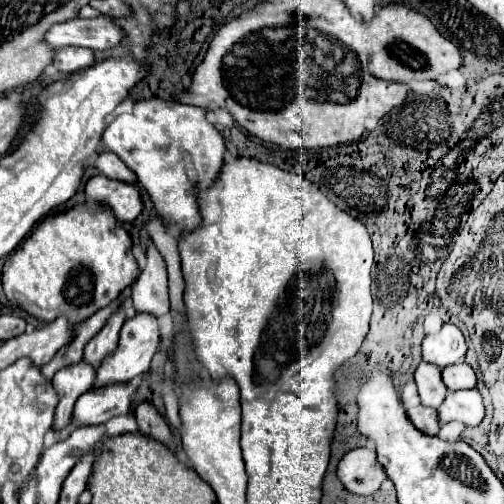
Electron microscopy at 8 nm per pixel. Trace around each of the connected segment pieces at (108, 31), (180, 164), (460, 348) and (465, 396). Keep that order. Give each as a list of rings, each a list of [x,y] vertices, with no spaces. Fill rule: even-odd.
[[[105,15],[95,17],[95,19],[75,17],[69,21],[57,23],[43,37],[43,41],[53,49],[77,45],[77,47],[99,49],[99,51],[109,51],[117,47],[121,39],[123,39],[121,31]]]
[[[159,97],[137,101],[131,113],[117,115],[111,121],[103,133],[103,145],[105,151],[117,153],[137,173],[159,215],[175,225],[179,233],[193,231],[199,225],[195,189],[205,189],[215,181],[225,153],[223,137],[205,119],[205,109]]]
[[[451,323],[443,325],[439,333],[427,335],[423,341],[423,361],[439,365],[441,369],[463,361],[465,353],[467,353],[465,337],[461,329]]]
[[[477,389],[469,391],[451,391],[443,405],[439,407],[439,421],[449,423],[449,421],[461,421],[463,425],[477,427],[485,417],[485,405],[483,397]]]

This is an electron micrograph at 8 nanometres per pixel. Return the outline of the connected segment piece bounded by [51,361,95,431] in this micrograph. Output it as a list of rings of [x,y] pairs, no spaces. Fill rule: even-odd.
[[[79,361],[77,365],[59,369],[51,381],[59,395],[59,405],[55,409],[55,427],[61,431],[71,421],[71,411],[73,411],[77,397],[81,397],[81,393],[85,393],[93,387],[95,371],[89,363]]]

